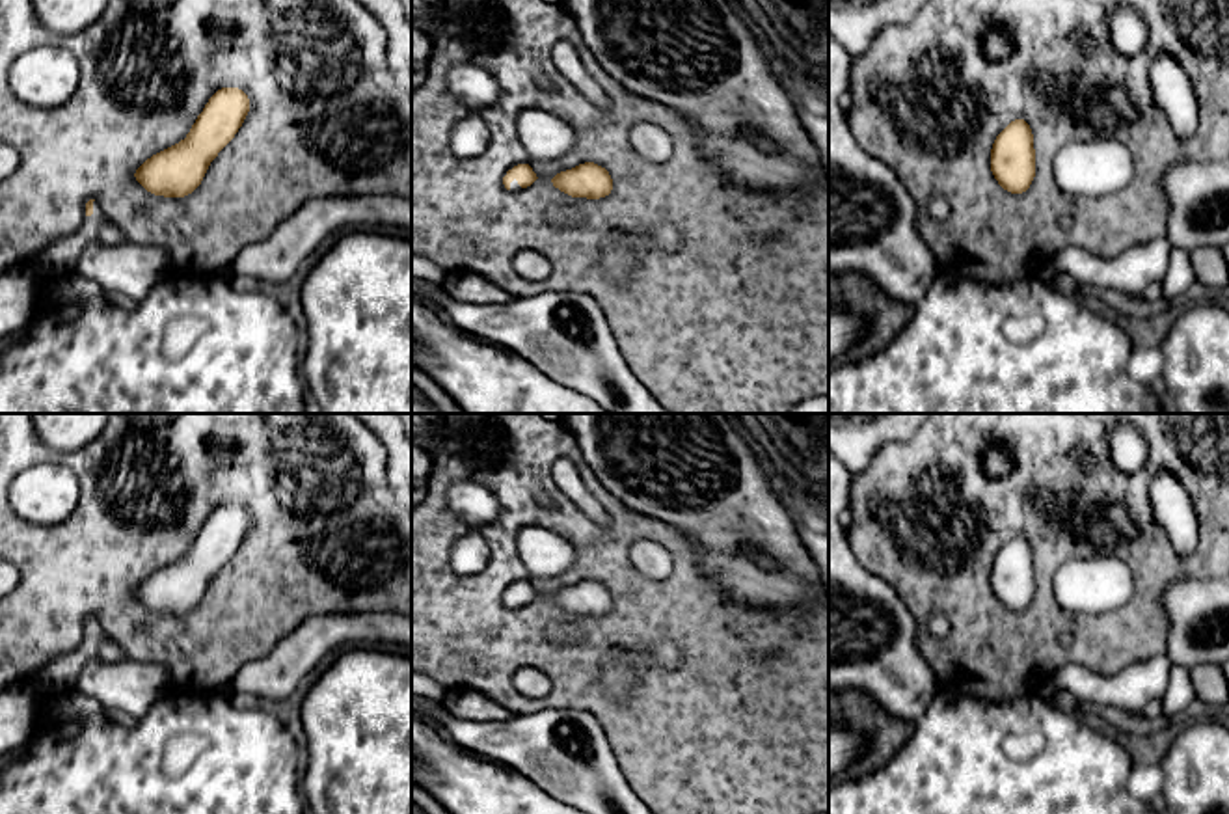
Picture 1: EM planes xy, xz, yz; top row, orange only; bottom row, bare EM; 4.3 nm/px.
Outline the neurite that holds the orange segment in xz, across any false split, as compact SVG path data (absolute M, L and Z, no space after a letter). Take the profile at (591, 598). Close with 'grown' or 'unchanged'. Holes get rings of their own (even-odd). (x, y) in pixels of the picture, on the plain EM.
M594 579L579 581L560 589L551 596L553 604L572 615L600 617L611 611L613 596L609 589Z; unchanged

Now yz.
M1024 536L1011 538L994 557L991 566L991 589L998 602L1022 611L1035 594L1033 551Z; unchanged

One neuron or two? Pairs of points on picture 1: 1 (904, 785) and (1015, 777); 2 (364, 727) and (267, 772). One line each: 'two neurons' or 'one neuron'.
1: one neuron
2: two neurons

